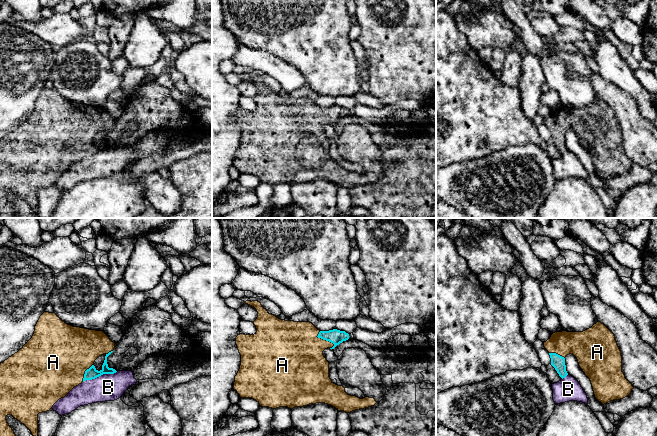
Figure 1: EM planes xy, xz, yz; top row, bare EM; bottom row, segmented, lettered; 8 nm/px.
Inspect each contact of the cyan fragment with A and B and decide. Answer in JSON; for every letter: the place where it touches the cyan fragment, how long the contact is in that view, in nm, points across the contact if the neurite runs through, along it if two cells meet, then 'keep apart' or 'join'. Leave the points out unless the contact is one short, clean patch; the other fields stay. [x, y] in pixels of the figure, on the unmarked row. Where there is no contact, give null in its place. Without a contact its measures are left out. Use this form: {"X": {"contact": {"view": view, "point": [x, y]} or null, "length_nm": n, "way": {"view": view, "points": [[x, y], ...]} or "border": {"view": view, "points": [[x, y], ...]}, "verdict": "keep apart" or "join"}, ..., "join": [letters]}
{"A": {"contact": {"view": "xz", "point": [324, 115]}, "length_nm": 170, "way": {"view": "xz", "points": [[335, 112], [330, 115], [324, 115], [306, 119], [296, 128]]}, "verdict": "join"}, "B": {"contact": {"view": "xy", "point": [99, 151]}, "length_nm": 280, "border": {"view": "xy", "points": [[116, 147], [83, 158]]}, "verdict": "keep apart"}, "join": ["A"]}

